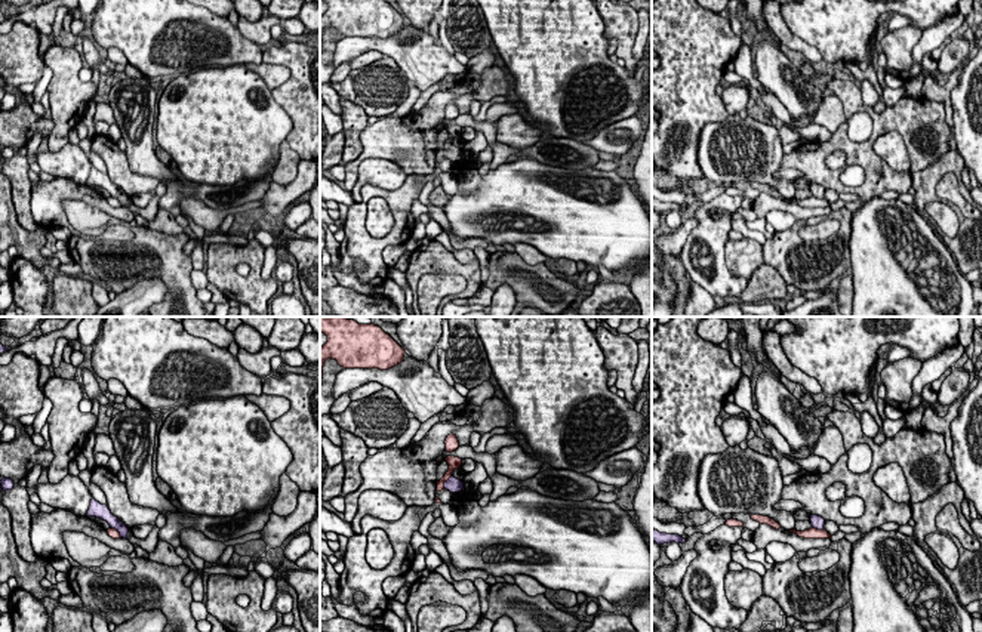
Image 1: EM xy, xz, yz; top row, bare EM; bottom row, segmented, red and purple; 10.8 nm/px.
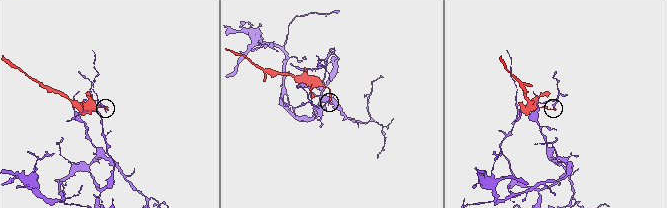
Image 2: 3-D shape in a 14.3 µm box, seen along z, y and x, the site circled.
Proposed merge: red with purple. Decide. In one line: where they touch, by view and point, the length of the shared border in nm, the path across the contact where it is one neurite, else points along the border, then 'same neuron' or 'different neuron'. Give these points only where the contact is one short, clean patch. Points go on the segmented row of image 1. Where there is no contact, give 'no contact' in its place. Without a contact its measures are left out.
xz (445, 481) | 170 nm | different neuron

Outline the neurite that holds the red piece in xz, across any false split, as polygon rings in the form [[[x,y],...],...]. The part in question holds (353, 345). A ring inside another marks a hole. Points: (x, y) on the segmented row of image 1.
[[[320,317],[327,342],[320,348],[320,383],[327,358],[344,369],[388,370],[403,361],[406,351],[379,326],[358,324],[345,317]]]

